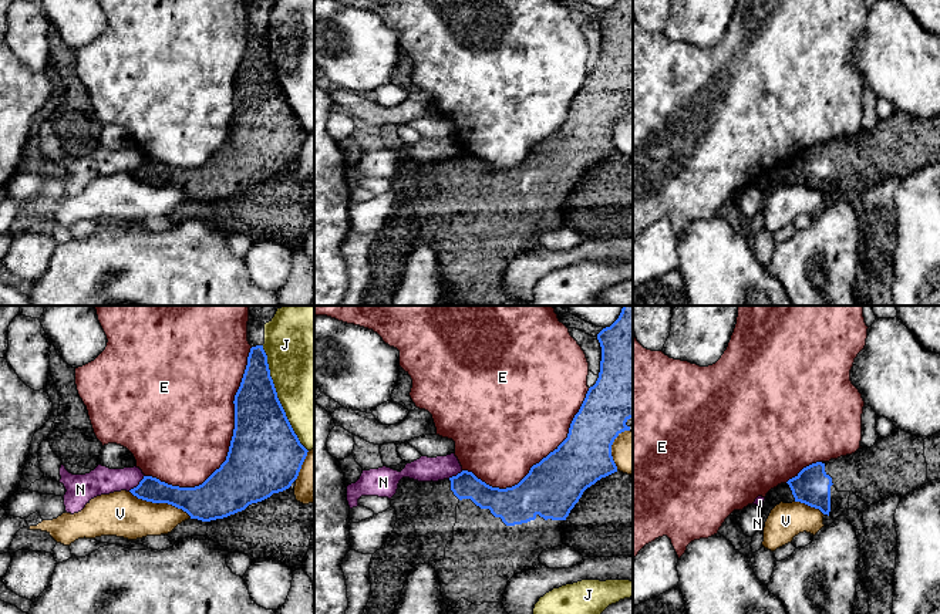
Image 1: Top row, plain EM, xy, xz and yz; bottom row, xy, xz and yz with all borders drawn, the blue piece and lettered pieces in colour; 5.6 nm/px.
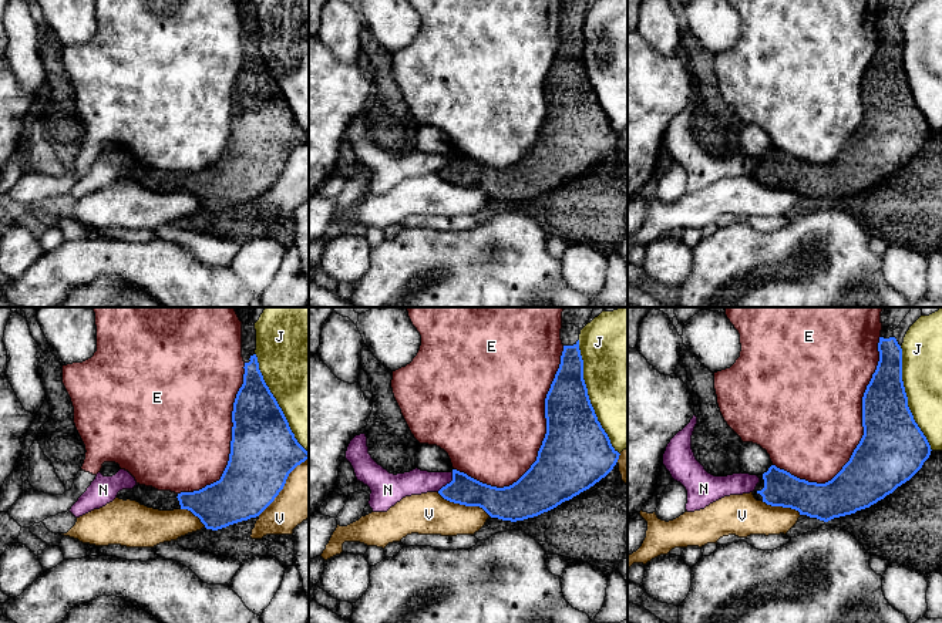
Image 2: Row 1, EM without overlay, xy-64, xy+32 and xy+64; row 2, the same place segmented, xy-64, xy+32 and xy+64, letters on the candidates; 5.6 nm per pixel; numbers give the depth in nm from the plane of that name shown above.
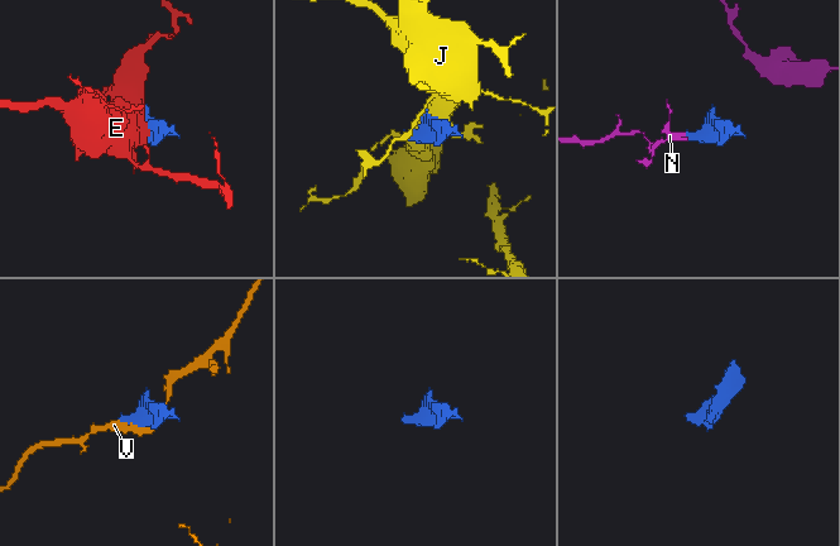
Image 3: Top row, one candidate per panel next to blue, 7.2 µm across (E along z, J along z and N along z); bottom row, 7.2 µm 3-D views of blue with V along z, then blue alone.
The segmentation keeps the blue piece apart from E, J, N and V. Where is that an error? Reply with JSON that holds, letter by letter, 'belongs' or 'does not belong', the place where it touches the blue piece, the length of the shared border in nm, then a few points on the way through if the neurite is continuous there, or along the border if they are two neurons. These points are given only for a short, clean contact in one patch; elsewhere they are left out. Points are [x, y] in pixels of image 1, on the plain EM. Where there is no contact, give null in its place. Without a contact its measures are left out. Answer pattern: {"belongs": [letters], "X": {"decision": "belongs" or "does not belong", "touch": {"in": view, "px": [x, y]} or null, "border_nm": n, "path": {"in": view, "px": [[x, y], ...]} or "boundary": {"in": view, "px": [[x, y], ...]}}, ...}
{"belongs": [], "E": {"decision": "does not belong", "touch": {"in": "xy", "px": [231, 125]}, "border_nm": 950}, "J": {"decision": "does not belong", "touch": {"in": "xy", "px": [278, 80]}, "border_nm": 650}, "N": {"decision": "does not belong", "touch": {"in": "xy", "px": [138, 167]}, "border_nm": 130, "boundary": {"in": "xy", "px": [[144, 157], [128, 172]]}}, "V": {"decision": "does not belong", "touch": {"in": "xy", "px": [175, 188]}, "border_nm": 200}}

